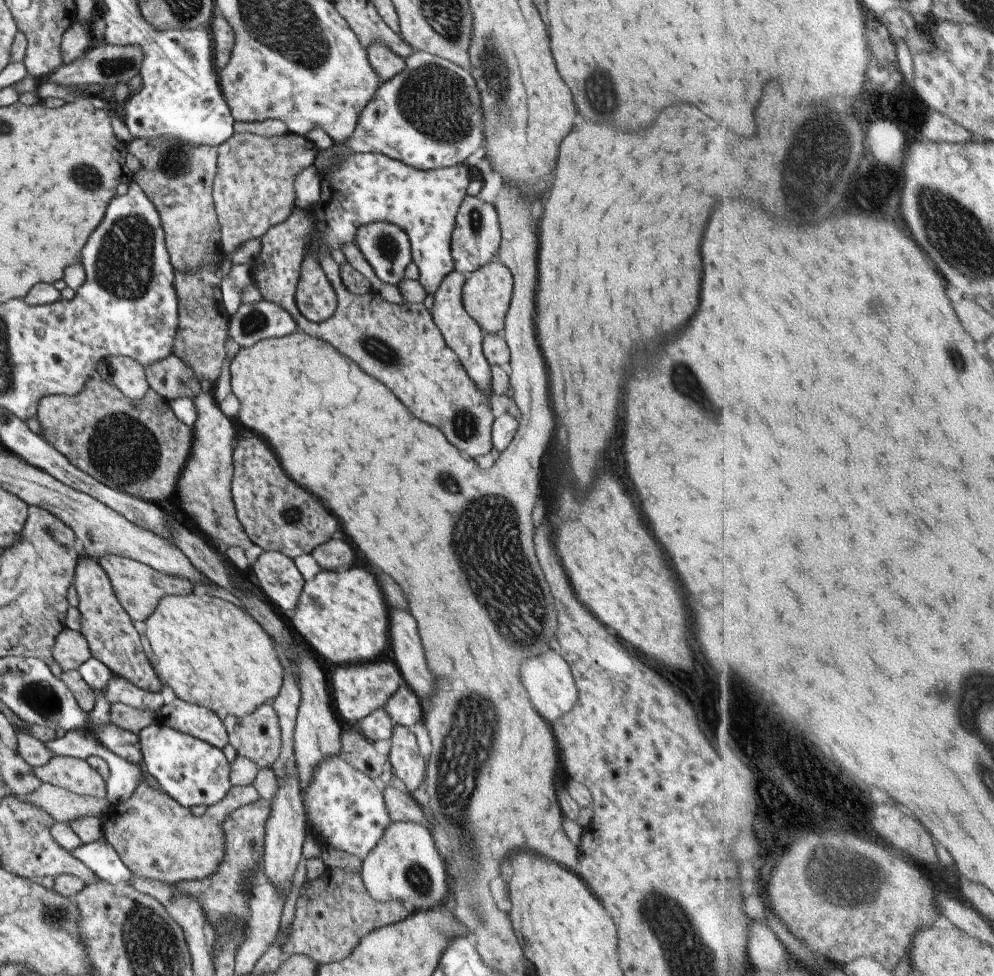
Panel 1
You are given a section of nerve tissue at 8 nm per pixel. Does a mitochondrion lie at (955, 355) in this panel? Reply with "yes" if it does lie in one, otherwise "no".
yes

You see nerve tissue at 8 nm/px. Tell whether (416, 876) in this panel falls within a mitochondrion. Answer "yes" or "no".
yes

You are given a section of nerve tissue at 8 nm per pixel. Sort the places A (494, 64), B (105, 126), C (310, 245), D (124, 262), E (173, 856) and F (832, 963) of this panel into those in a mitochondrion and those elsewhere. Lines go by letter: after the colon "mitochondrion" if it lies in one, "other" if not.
A: mitochondrion
B: other
C: other
D: mitochondrion
E: other
F: other

